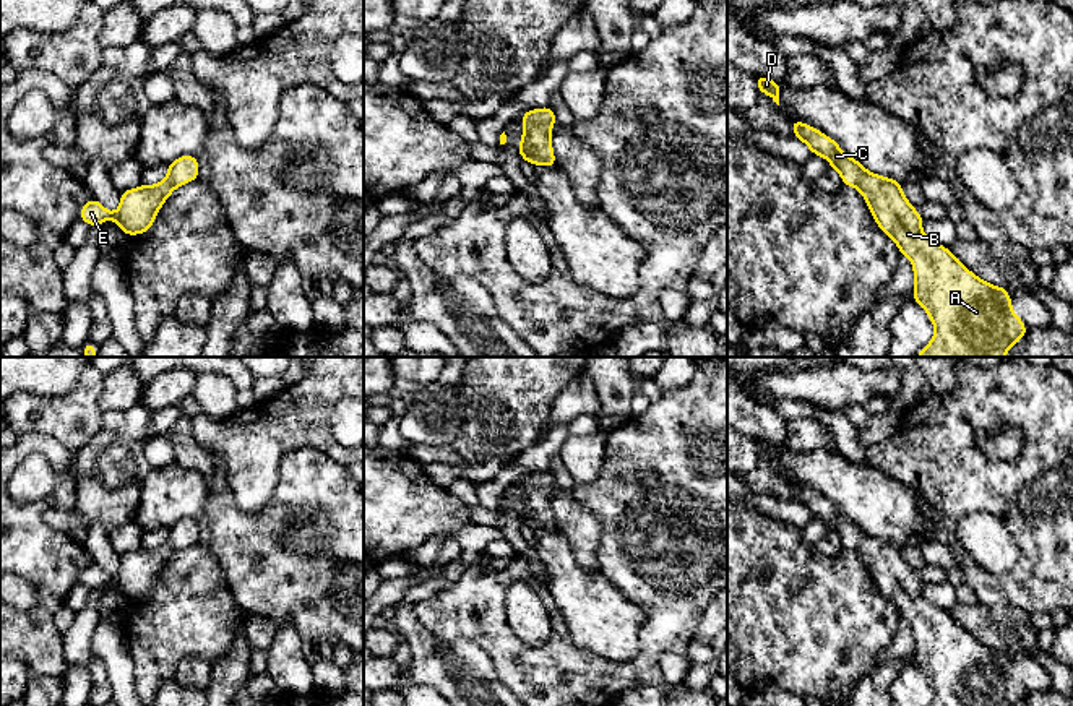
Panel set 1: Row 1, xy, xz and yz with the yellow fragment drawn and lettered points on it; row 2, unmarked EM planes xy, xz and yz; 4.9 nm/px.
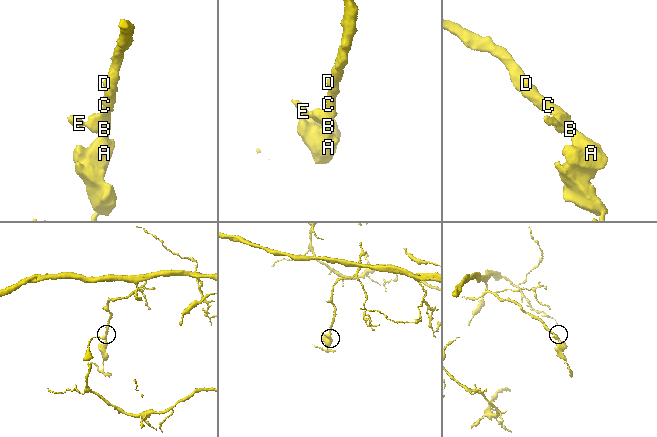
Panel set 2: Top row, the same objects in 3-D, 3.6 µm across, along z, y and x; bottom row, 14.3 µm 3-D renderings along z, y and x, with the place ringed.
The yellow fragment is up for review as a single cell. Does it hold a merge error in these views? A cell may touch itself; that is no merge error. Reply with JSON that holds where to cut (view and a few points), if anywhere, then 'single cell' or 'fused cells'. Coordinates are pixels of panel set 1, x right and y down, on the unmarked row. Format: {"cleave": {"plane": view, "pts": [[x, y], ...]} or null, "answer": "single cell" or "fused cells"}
{"cleave": null, "answer": "single cell"}

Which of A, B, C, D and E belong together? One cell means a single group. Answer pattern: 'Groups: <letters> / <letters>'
Groups: A B C D E

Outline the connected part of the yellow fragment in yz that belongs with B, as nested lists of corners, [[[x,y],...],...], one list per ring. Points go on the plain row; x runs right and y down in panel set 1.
[[[792,484],[791,490],[794,502],[802,503],[812,518],[830,524],[830,531],[841,537],[844,549],[855,550],[862,557],[877,589],[898,609],[901,618],[911,623],[916,643],[912,662],[927,675],[935,693],[930,706],[1018,706],[1024,701],[1028,691],[1011,674],[1006,651],[982,644],[946,610],[930,604],[922,596],[924,581],[907,565],[898,544],[868,536],[820,493],[799,484]]]

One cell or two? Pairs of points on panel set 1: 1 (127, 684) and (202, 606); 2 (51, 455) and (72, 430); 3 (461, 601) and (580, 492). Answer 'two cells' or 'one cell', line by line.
1: two cells
2: two cells
3: one cell

